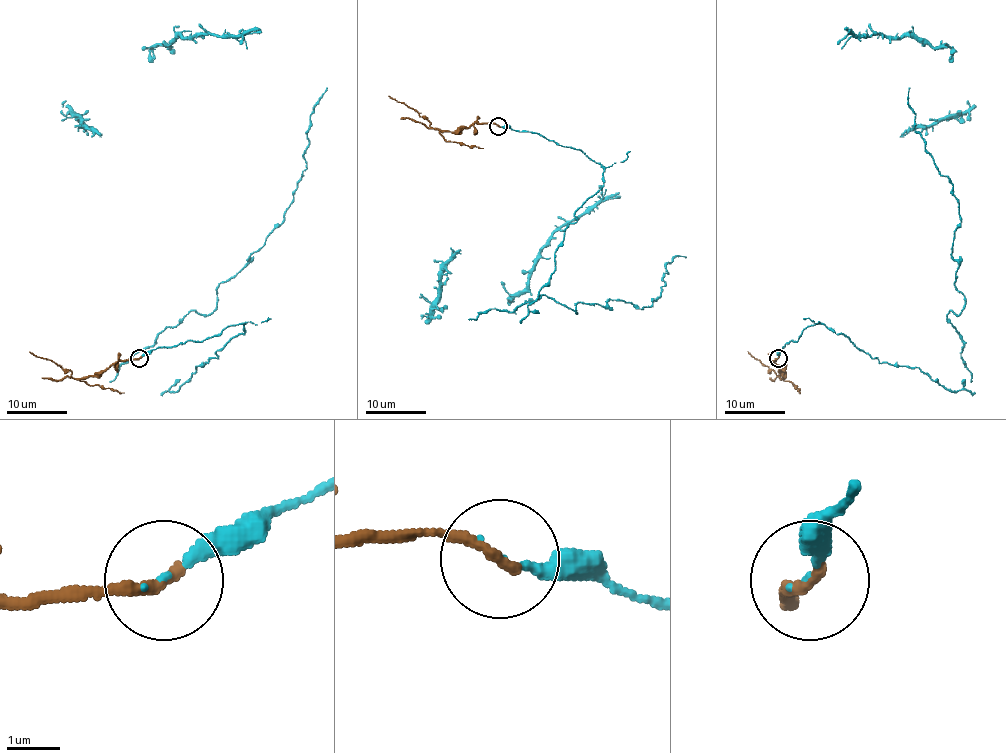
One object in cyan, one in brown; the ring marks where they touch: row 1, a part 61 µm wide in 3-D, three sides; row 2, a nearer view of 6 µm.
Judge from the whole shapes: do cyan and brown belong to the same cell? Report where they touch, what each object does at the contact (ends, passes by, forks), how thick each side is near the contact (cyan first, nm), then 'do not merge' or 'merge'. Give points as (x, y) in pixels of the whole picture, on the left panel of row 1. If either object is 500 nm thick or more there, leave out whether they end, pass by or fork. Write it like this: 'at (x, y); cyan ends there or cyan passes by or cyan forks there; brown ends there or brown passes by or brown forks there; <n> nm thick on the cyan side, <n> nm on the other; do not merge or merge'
at (139, 358); cyan ends there; brown ends there; 140 nm thick on the cyan side, 240 nm on the other; do not merge

